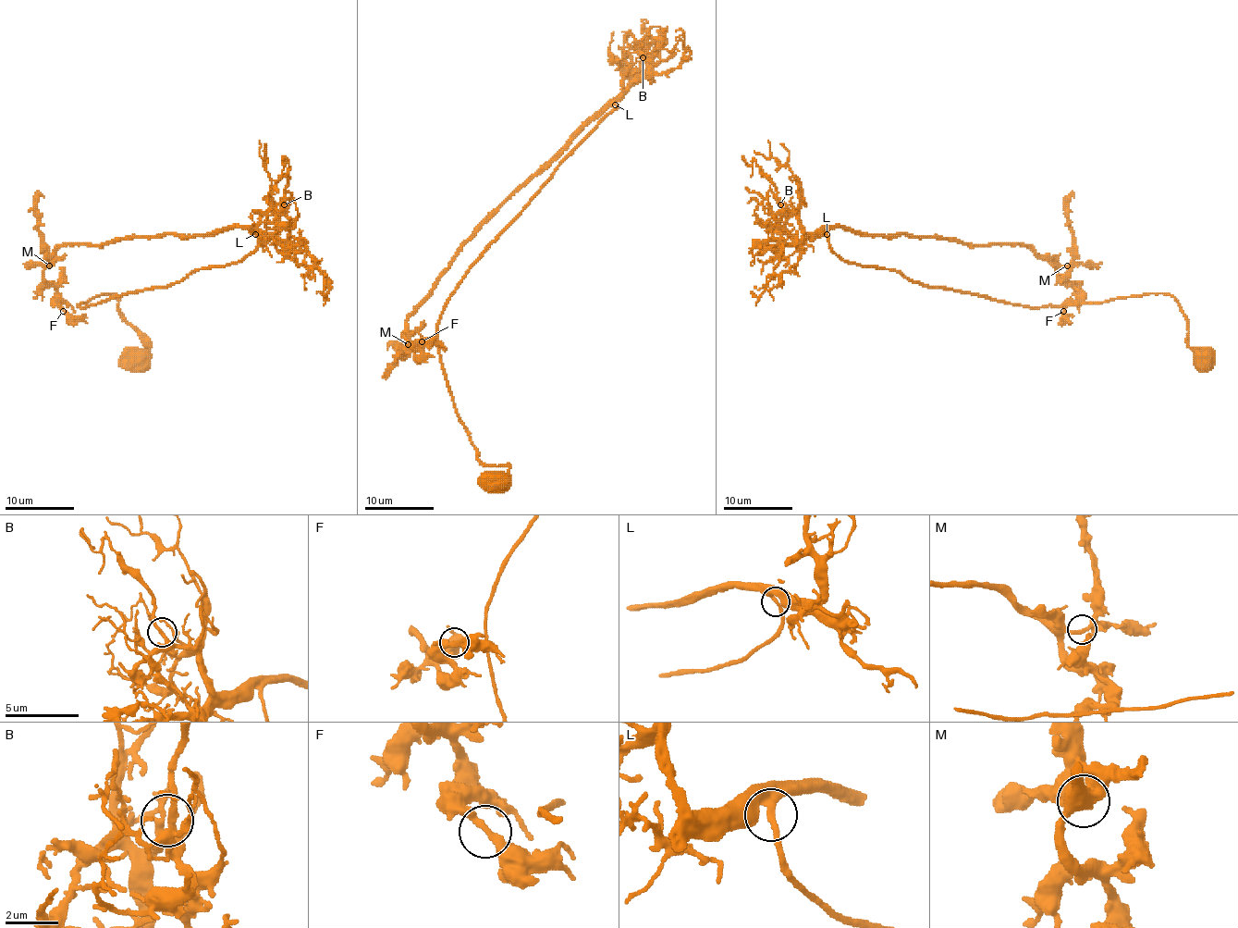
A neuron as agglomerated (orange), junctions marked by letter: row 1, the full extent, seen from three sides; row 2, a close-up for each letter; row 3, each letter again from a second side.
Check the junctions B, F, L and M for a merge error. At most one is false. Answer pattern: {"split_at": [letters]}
{"split_at": []}

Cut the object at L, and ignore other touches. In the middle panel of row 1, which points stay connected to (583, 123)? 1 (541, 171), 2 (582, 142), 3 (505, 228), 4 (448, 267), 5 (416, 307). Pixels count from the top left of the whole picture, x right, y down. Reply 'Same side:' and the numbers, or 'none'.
Same side: 1, 4, 5

